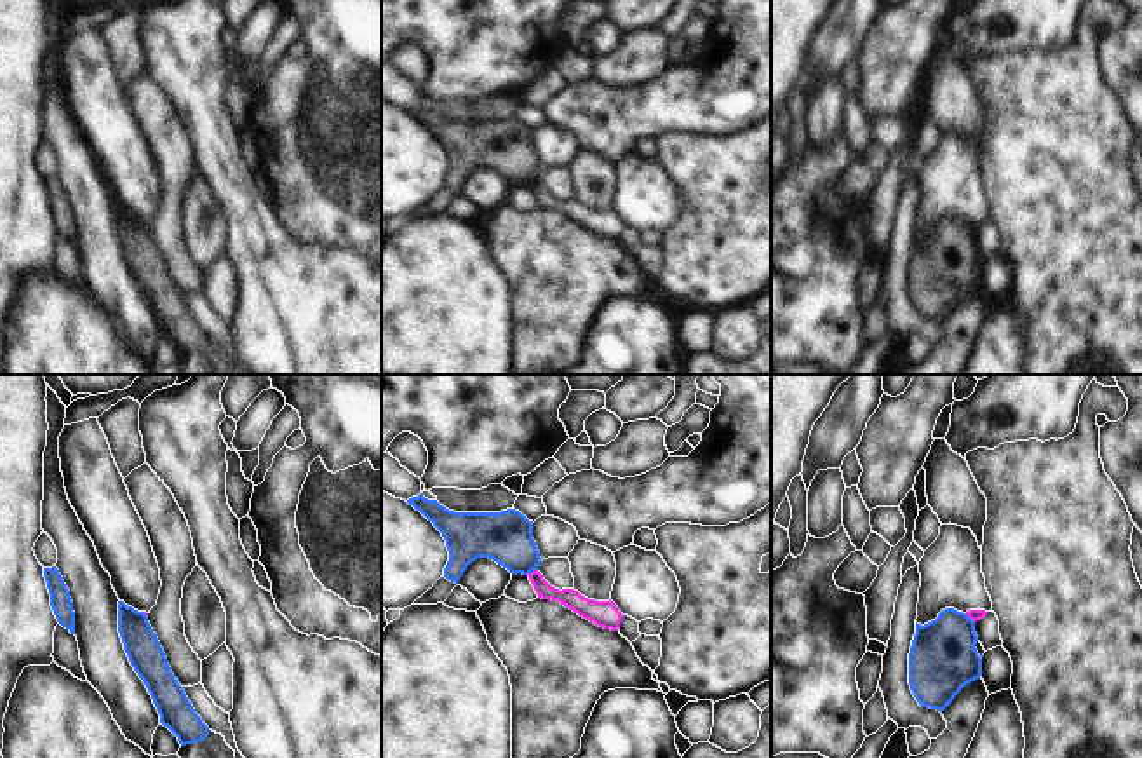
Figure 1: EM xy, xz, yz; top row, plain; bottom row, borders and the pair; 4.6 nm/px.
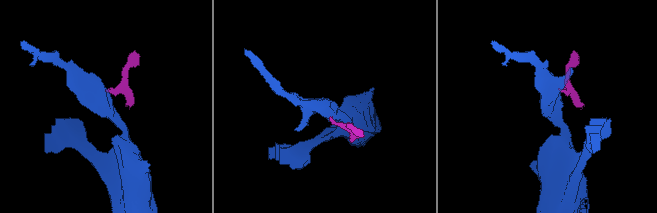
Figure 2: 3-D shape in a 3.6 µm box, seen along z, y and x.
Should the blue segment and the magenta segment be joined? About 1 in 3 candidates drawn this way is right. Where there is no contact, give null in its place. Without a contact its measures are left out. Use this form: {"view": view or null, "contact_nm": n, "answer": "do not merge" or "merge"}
{"view": "xz", "contact_nm": 50, "answer": "do not merge"}

